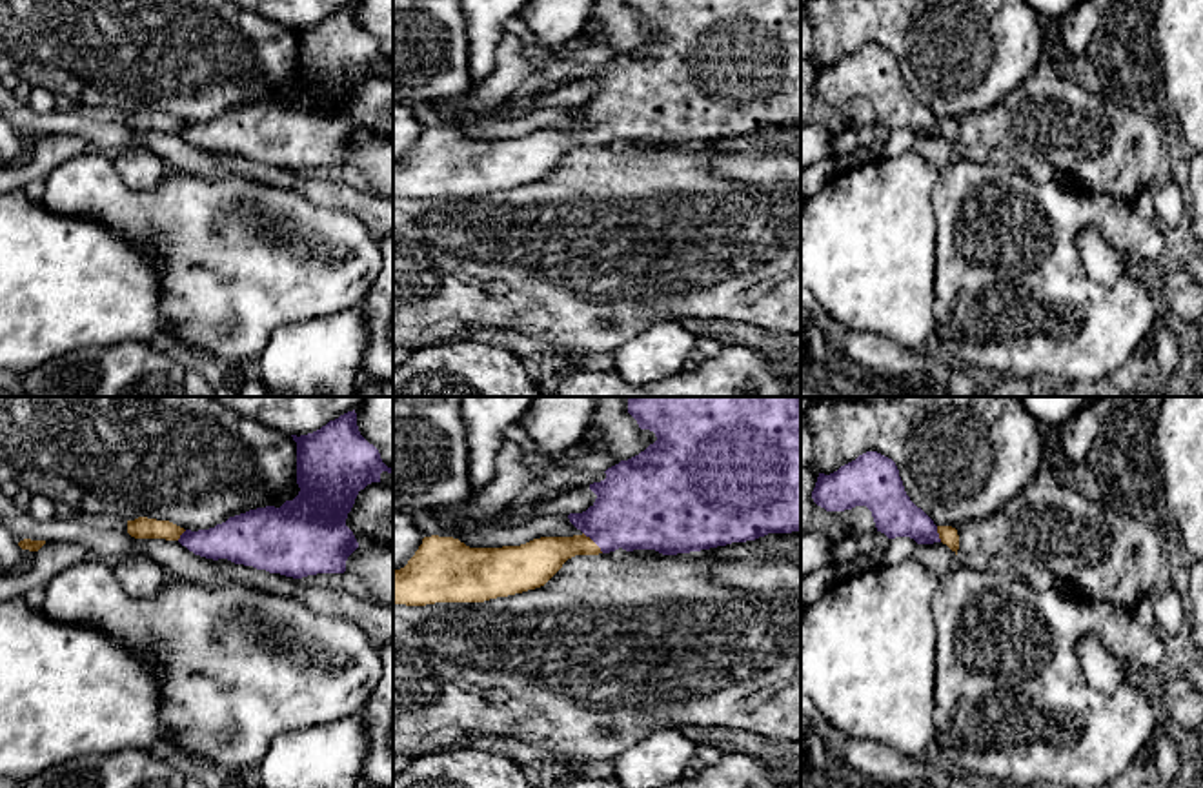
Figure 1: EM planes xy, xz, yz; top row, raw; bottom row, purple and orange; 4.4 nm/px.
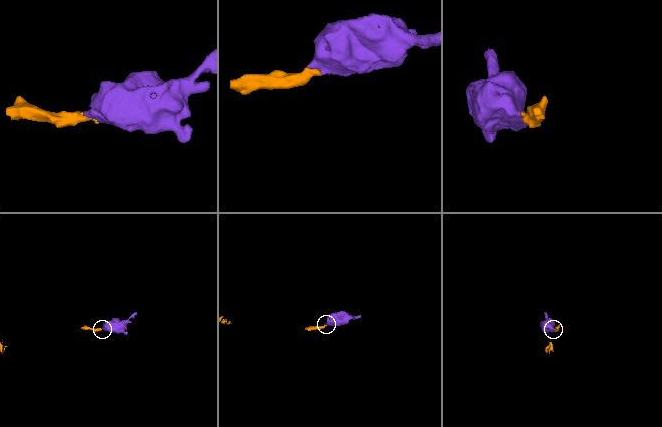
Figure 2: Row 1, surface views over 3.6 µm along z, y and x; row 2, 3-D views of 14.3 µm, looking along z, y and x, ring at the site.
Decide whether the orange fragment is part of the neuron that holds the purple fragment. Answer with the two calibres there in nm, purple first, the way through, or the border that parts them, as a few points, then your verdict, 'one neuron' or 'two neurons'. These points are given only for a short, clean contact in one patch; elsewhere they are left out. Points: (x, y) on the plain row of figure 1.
calibres 380 and 180 nm; way xz (637, 99), (594, 133), (559, 141), (541, 151); one neuron

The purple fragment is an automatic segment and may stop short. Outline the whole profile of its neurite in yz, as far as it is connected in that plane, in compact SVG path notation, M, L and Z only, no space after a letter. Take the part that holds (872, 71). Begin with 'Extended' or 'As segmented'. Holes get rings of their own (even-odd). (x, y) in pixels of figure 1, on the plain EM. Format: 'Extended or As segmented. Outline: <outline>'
Extended. Outline: M866 44L830 67L819 66L812 91L826 104L866 98L877 124L888 131L910 129L917 136L943 135L957 147L957 122L935 118L906 87L895 55L877 44Z

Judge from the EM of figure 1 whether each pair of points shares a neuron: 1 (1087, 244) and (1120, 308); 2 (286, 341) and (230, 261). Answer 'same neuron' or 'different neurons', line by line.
1: different neurons
2: different neurons

